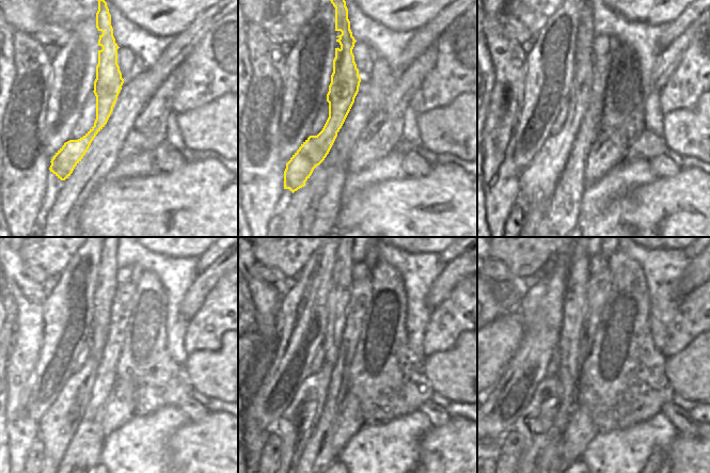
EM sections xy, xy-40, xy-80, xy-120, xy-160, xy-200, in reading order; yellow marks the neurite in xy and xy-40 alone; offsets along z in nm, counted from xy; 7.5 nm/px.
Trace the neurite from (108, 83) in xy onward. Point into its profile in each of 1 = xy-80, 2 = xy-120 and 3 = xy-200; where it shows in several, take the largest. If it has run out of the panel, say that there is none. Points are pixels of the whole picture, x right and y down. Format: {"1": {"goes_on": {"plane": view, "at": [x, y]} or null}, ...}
{"1": {"goes_on": {"plane": "xy-80", "at": [537, 183]}}, "2": {"goes_on": {"plane": "xy-120", "at": [57, 426]}}, "3": {"goes_on": {"plane": "xy-200", "at": [534, 424]}}}

